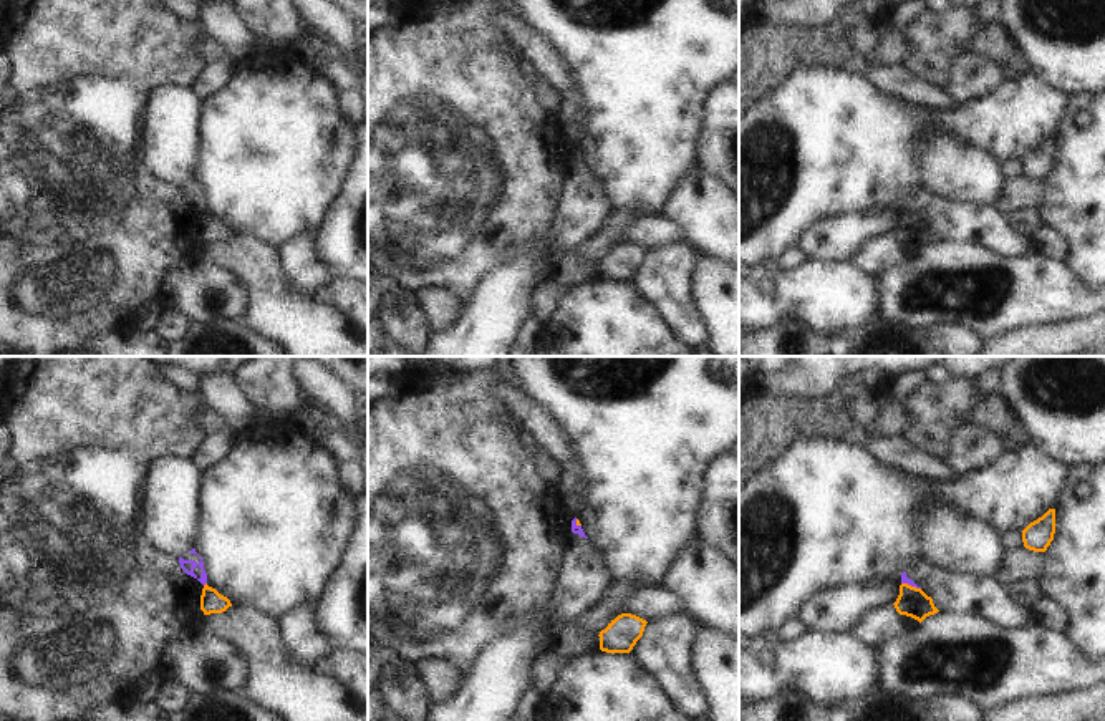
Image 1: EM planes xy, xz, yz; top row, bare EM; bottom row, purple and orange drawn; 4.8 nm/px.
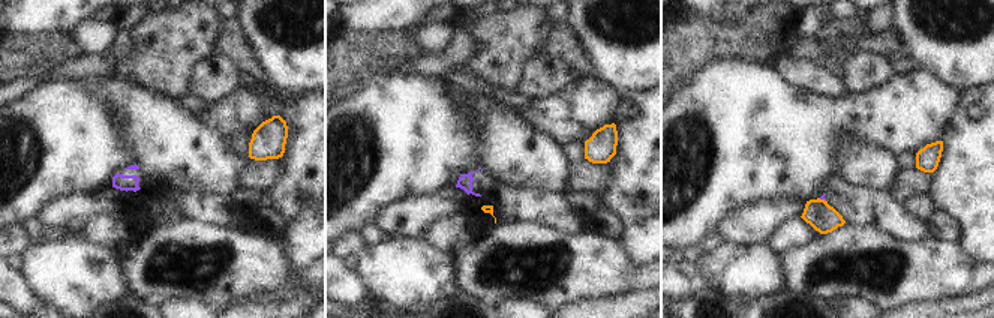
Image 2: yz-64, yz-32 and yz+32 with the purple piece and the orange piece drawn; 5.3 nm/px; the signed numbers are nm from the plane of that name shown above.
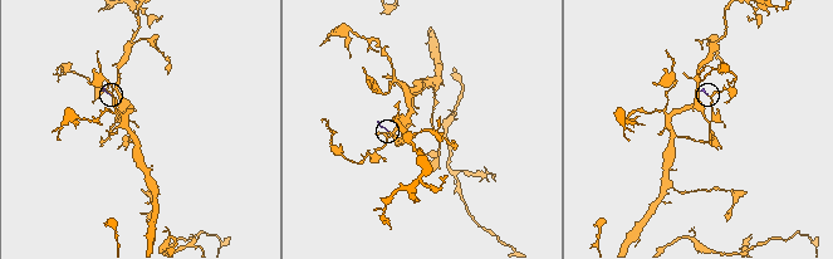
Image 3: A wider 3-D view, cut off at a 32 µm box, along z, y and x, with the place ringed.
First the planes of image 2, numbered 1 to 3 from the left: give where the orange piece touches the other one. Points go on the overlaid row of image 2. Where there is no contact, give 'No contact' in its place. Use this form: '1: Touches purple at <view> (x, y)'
1: No contact
2: No contact
3: Touches purple at yz+32 (822, 198).

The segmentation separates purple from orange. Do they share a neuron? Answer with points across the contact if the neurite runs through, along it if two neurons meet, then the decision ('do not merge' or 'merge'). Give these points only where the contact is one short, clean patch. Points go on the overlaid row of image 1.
border yz (902, 582), (920, 589); do not merge

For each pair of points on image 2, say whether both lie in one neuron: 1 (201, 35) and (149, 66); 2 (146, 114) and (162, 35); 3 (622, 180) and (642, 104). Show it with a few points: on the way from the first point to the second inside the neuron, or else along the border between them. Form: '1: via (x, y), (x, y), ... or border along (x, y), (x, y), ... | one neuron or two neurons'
1: via (188, 35), (179, 38), (162, 54) | one neuron
2: border along (144, 86), (167, 93), (171, 98) | two neurons
3: via (642, 161), (642, 123) | one neuron

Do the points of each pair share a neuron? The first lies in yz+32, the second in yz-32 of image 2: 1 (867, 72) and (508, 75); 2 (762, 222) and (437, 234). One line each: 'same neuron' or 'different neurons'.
1: different neurons
2: different neurons

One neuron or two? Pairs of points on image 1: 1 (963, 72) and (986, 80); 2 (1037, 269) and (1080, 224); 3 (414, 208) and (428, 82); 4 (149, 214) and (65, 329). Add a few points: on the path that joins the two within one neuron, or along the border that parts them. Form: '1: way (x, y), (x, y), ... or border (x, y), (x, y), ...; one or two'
1: way (968, 73), (981, 77); one
2: border (1064, 262), (1087, 287); two
3: way (416, 176), (416, 118), (421, 113); one
4: way (121, 242), (70, 300); one

